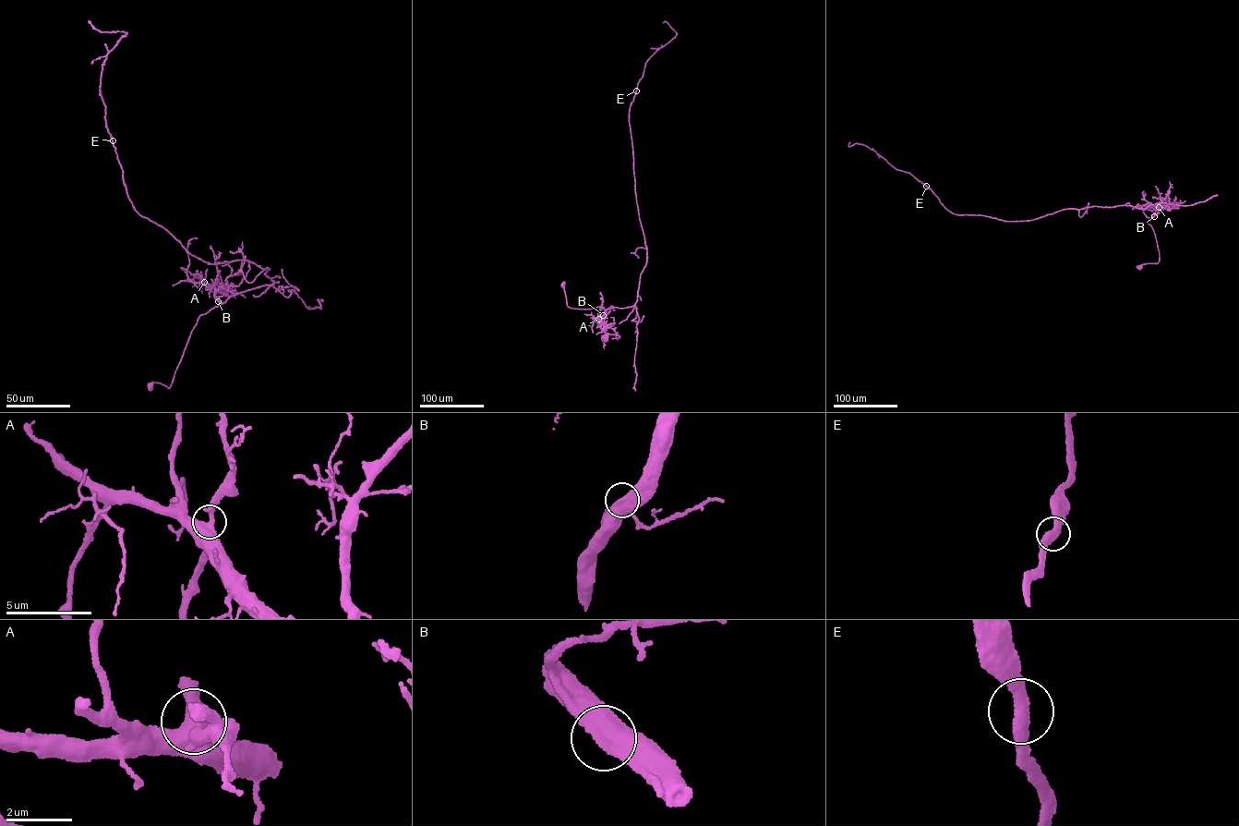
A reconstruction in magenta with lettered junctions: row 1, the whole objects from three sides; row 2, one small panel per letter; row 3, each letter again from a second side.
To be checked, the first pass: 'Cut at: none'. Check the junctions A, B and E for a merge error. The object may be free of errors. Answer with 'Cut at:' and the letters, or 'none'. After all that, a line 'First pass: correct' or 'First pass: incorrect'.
Cut at: none
First pass: correct

